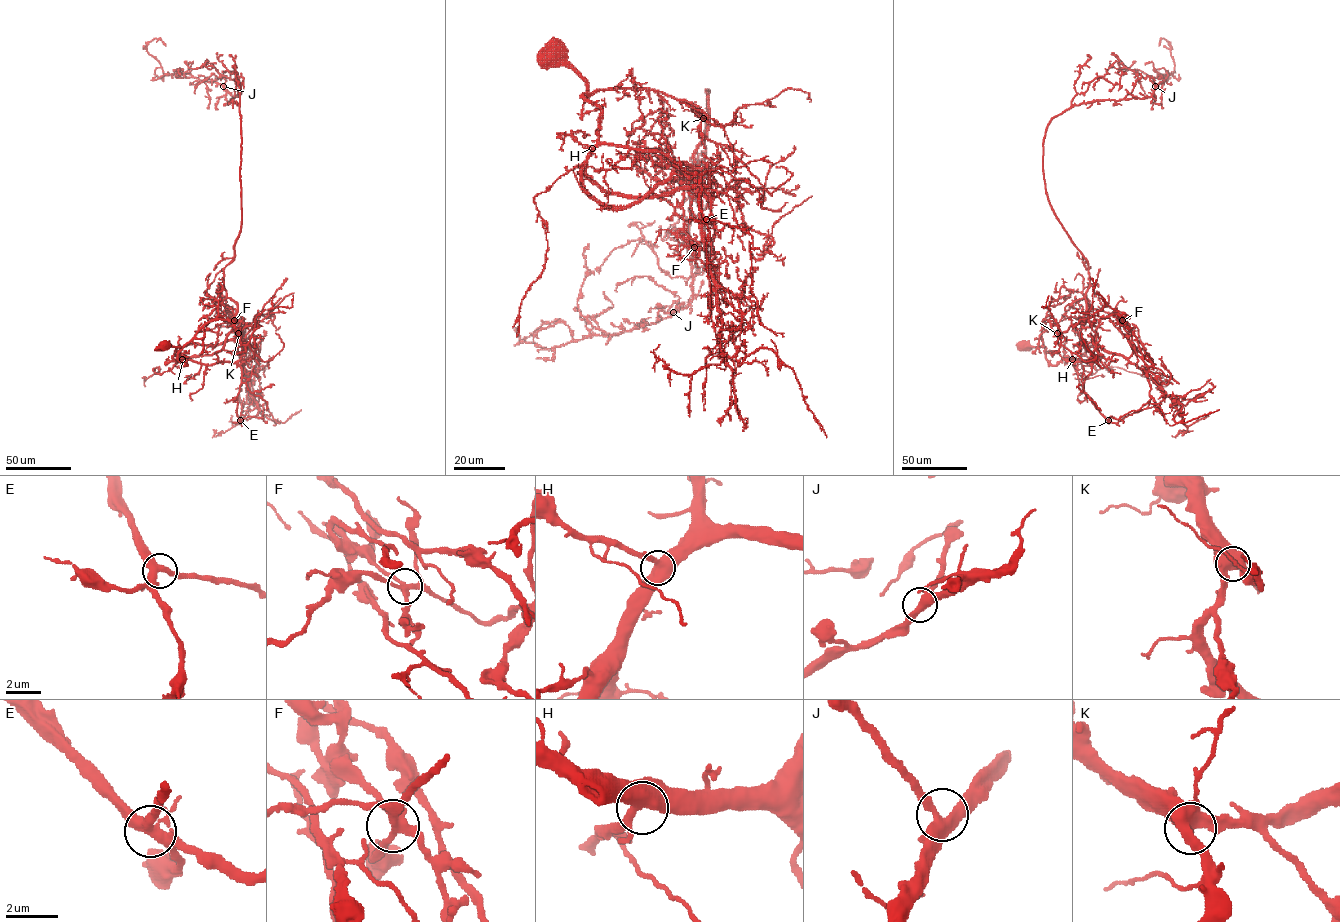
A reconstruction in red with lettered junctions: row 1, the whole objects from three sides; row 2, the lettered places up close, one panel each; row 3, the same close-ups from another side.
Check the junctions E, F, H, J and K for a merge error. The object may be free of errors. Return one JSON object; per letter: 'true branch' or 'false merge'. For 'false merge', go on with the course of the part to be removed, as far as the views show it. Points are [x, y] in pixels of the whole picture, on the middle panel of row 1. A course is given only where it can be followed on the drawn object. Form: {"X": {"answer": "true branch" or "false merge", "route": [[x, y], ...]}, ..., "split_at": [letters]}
{"E": {"answer": "true branch"}, "F": {"answer": "true branch"}, "H": {"answer": "true branch"}, "J": {"answer": "true branch"}, "K": {"answer": "true branch"}, "split_at": []}

